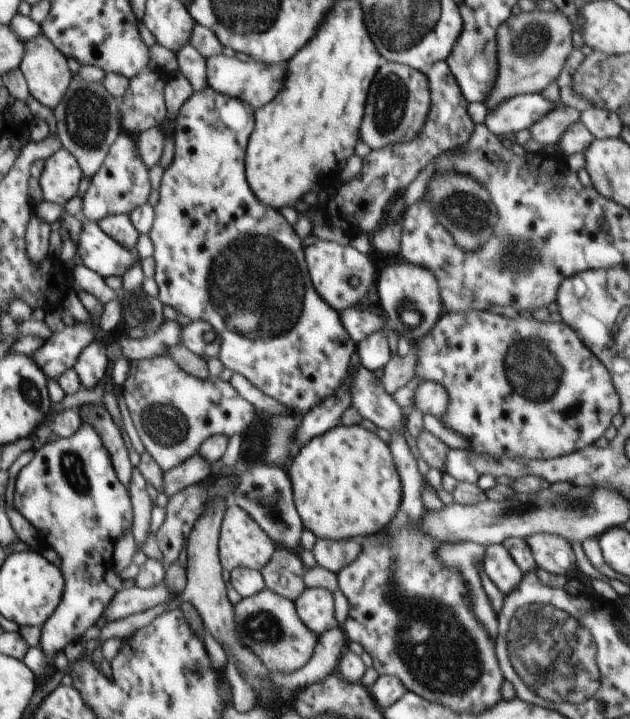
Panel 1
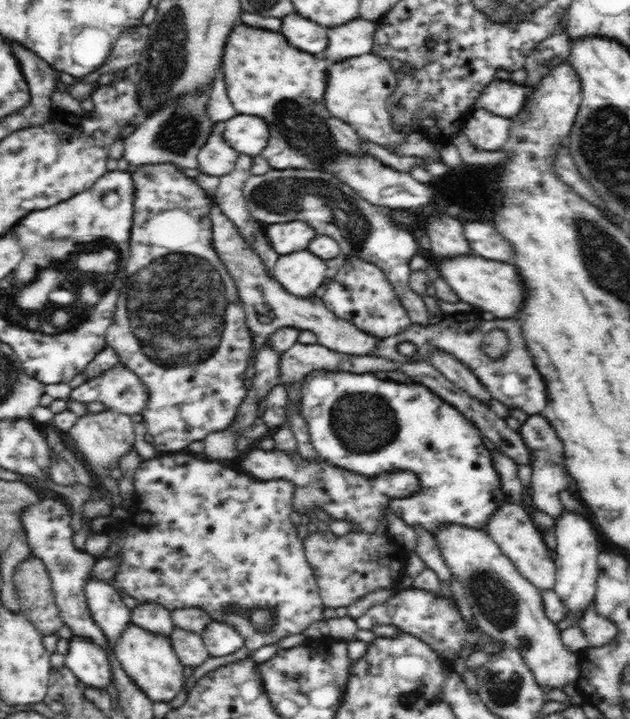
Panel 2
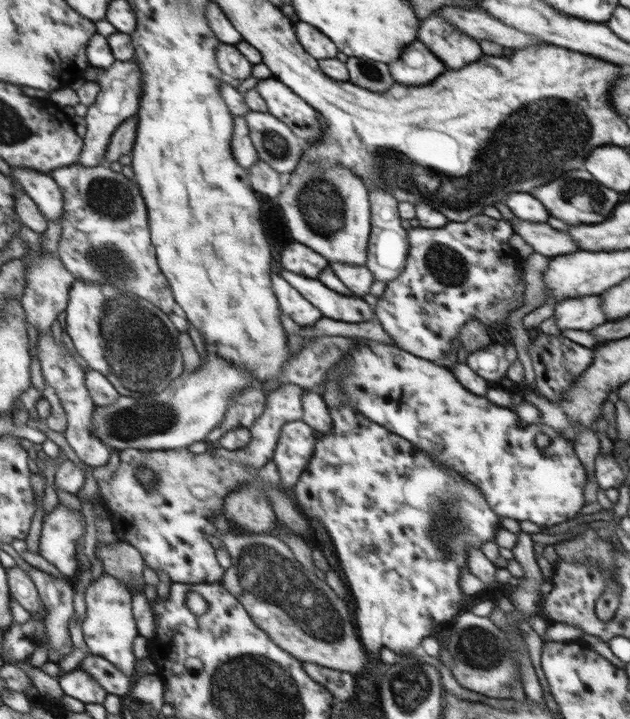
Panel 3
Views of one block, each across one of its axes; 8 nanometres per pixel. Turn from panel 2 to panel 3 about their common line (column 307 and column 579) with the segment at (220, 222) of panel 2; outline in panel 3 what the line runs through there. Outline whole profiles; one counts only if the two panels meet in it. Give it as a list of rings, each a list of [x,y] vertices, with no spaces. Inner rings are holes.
[[[598,295],[563,300],[555,305],[554,315],[559,330],[591,331],[607,321],[602,299]]]

